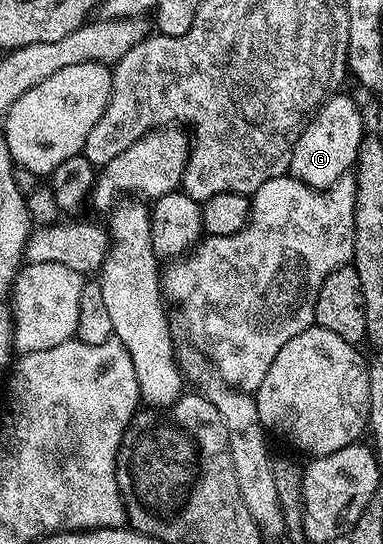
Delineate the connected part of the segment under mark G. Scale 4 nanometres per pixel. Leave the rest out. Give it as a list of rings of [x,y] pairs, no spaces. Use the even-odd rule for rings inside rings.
[[[336,93],[327,96],[310,122],[302,126],[302,134],[296,139],[292,151],[290,173],[314,189],[327,189],[336,183],[336,179],[347,176],[355,168],[364,136],[362,113],[357,103],[342,93]]]

